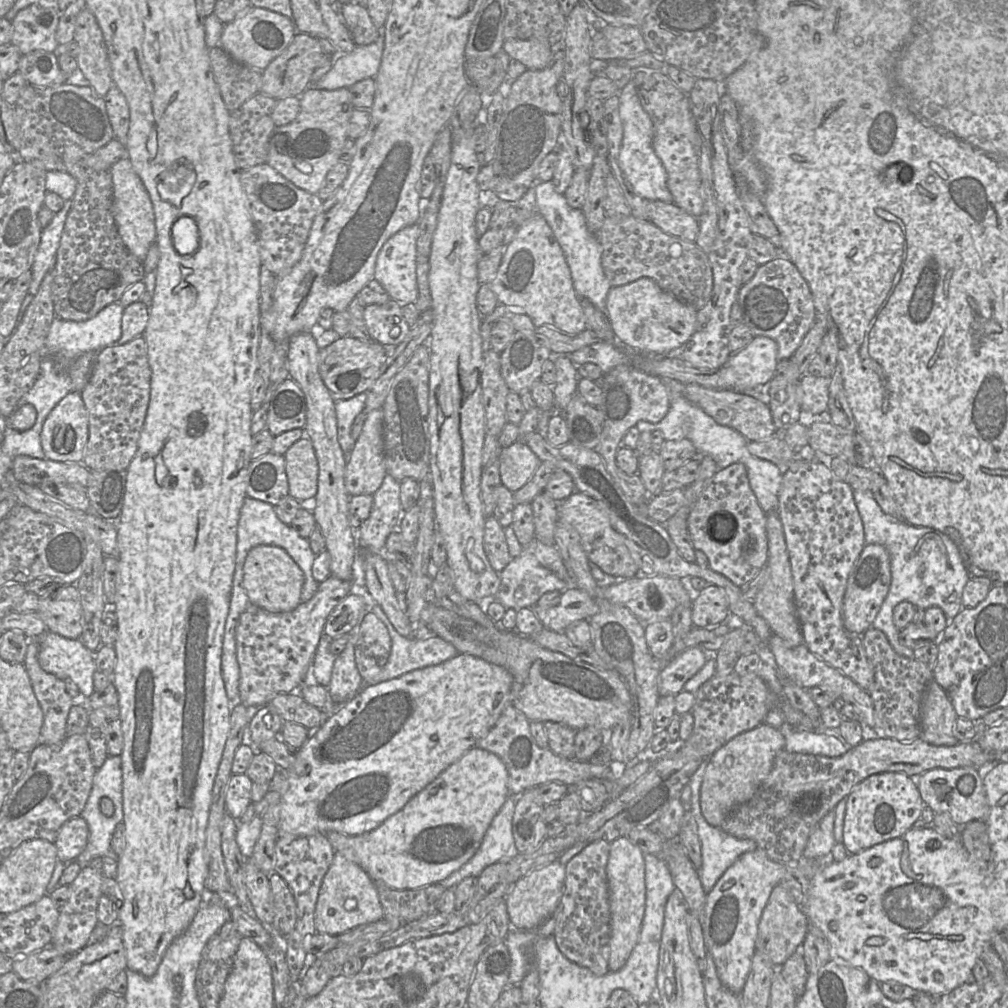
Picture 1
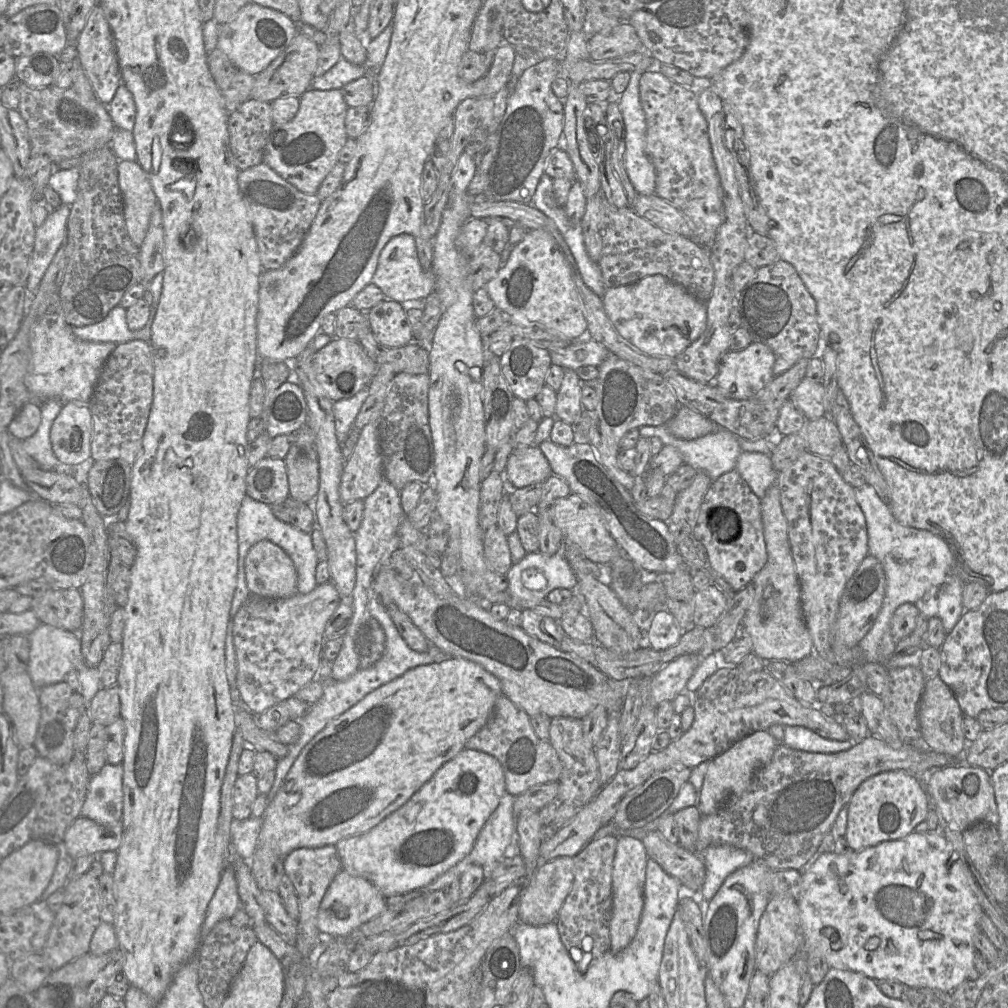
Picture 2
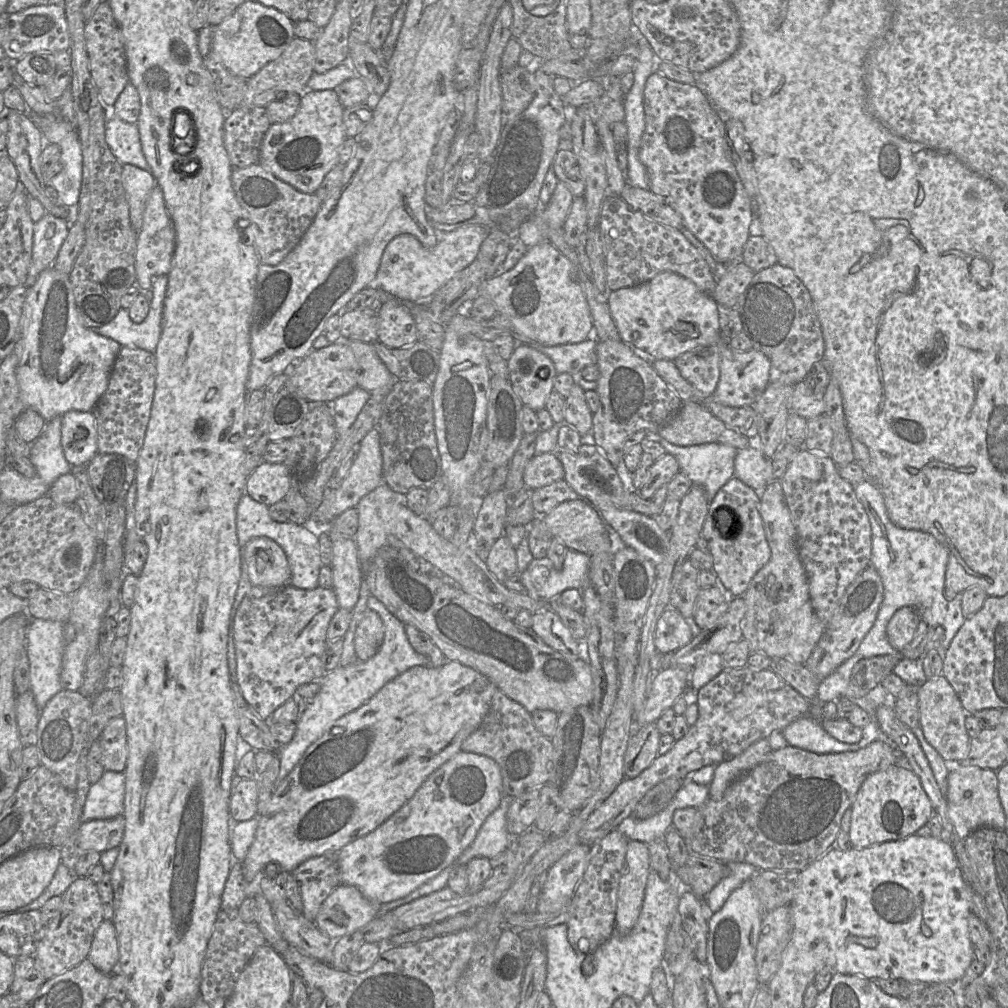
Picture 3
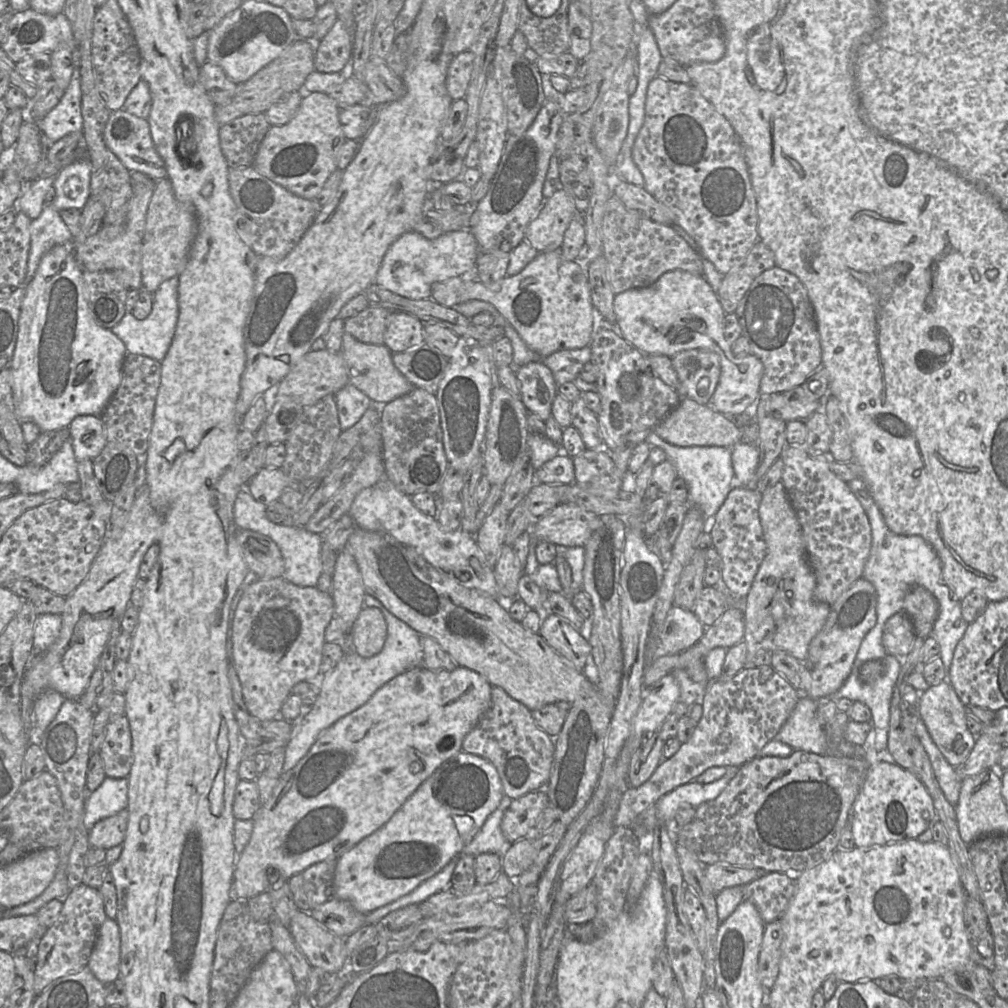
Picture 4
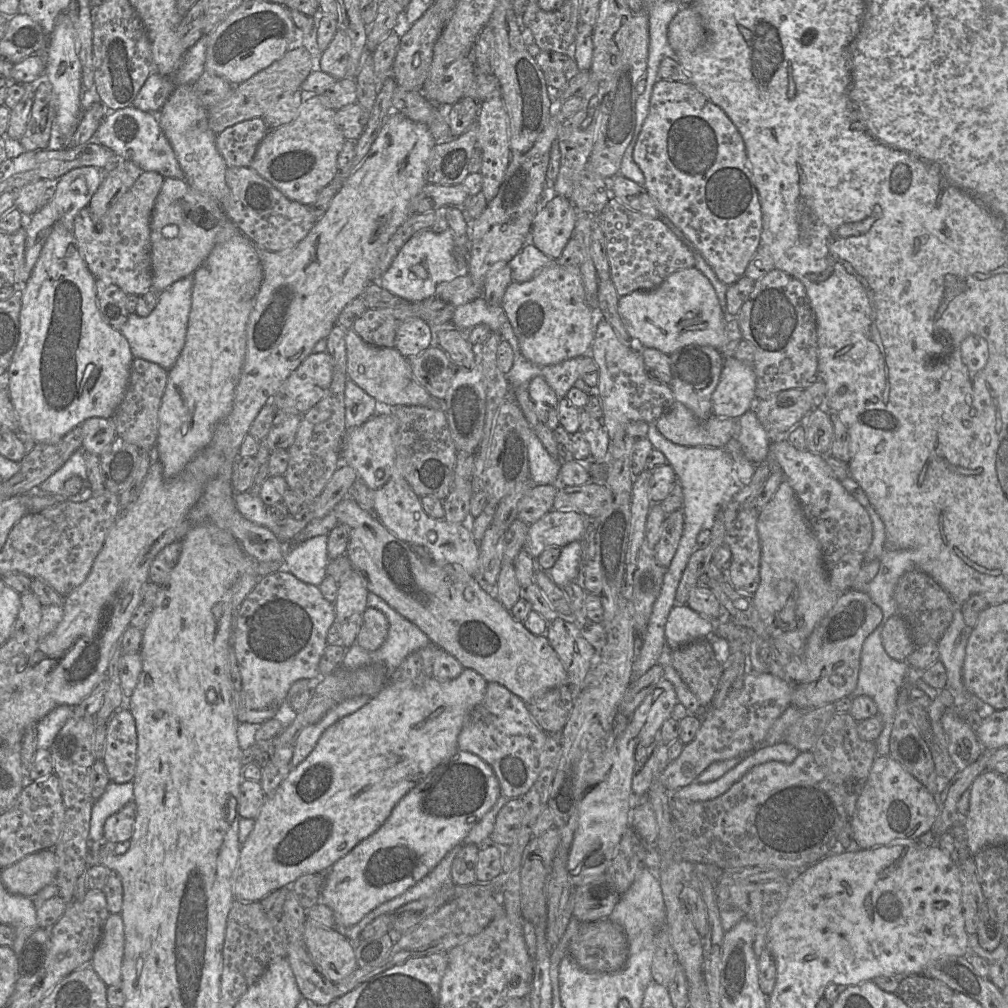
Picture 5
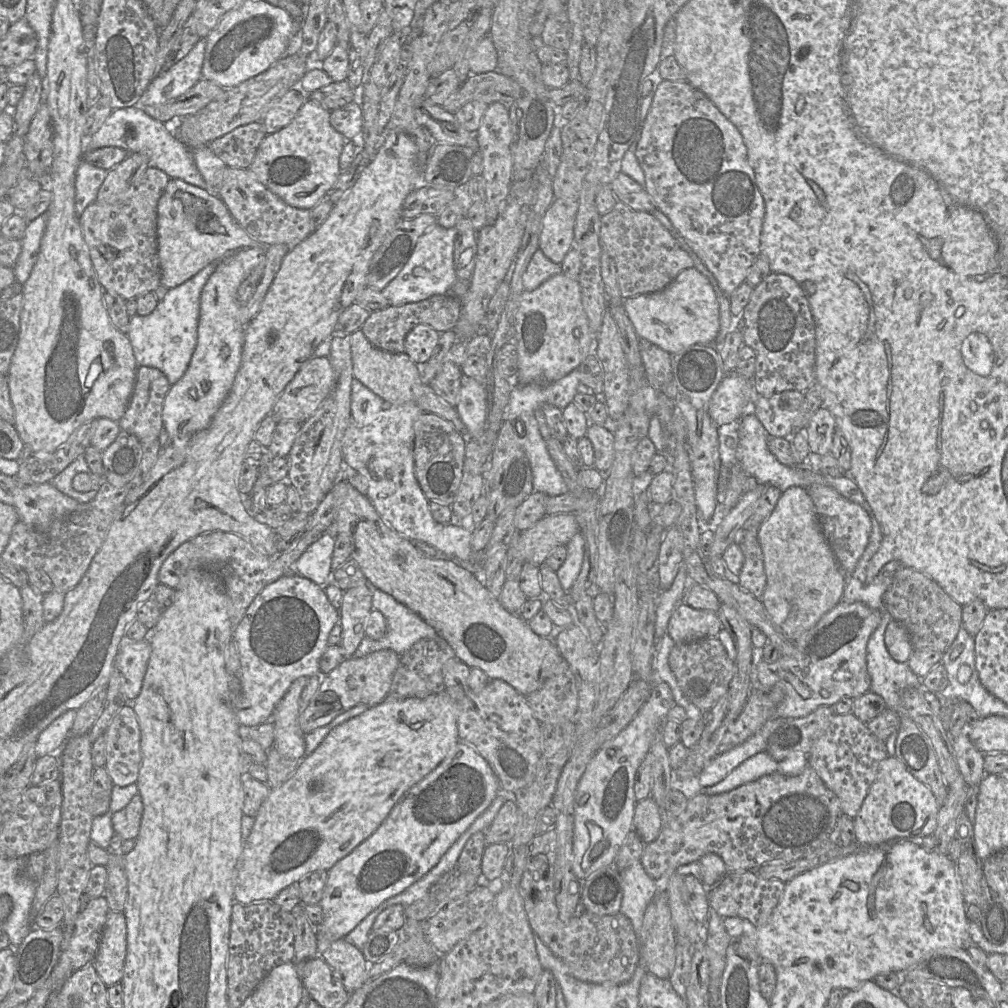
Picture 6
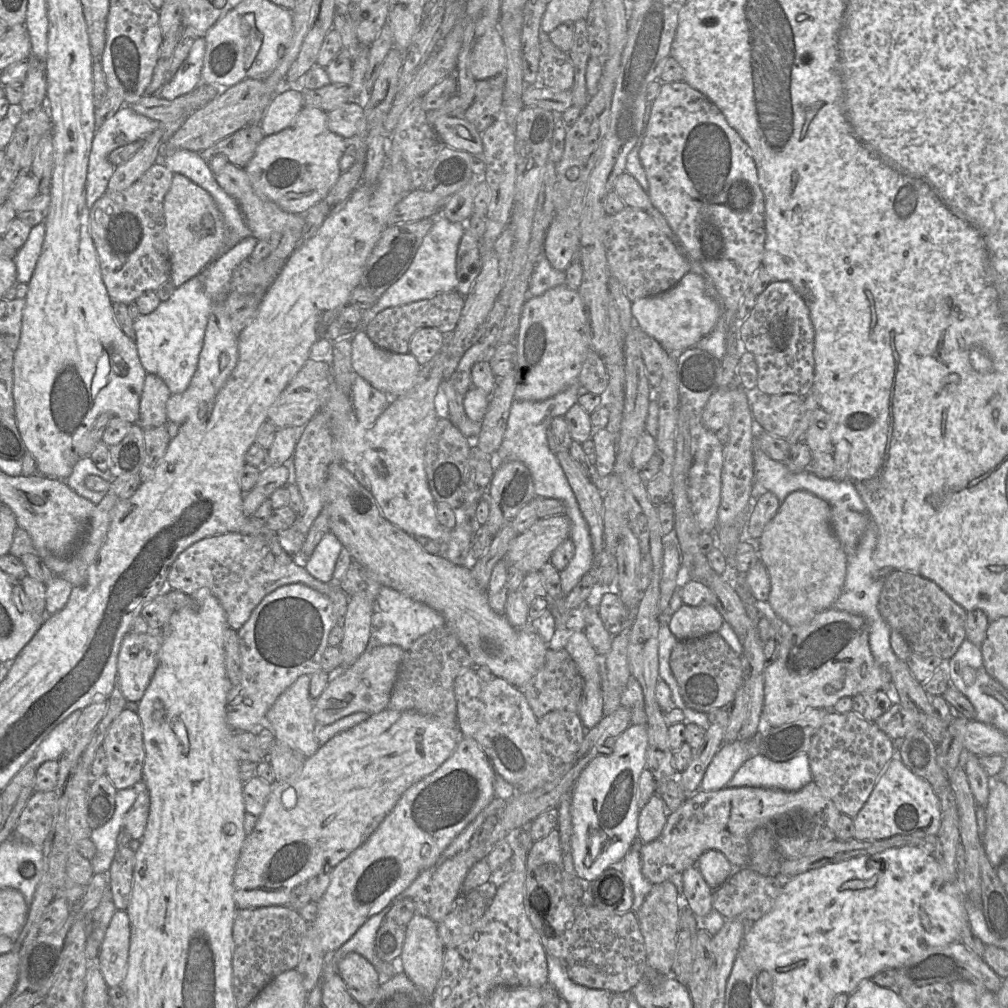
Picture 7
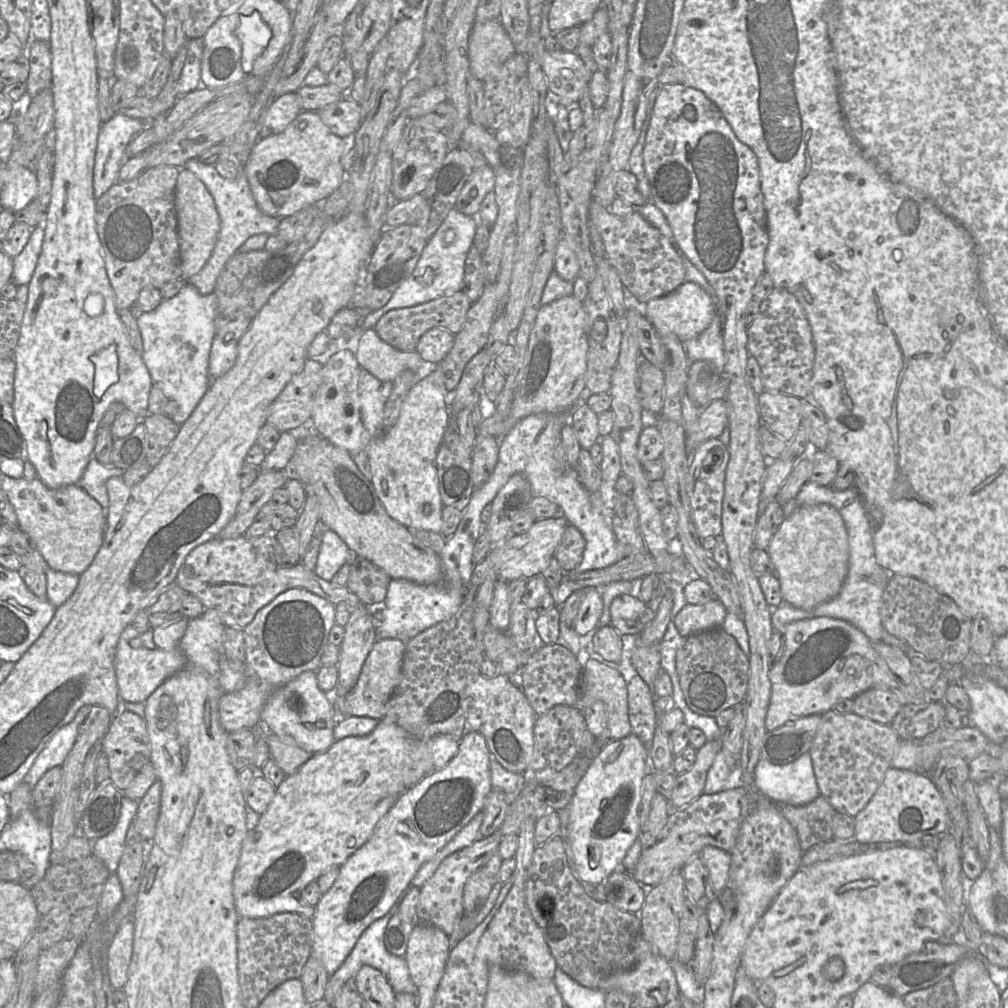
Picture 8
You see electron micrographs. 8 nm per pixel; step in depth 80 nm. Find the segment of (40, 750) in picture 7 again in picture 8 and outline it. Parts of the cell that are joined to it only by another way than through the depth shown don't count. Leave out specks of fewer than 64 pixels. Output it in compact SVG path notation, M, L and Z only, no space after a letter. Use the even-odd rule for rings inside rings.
M89 705L81 707L73 720L61 727L48 741L24 779L29 786L34 787L49 769L56 766L61 767L75 743L79 726L91 708L92 706Z

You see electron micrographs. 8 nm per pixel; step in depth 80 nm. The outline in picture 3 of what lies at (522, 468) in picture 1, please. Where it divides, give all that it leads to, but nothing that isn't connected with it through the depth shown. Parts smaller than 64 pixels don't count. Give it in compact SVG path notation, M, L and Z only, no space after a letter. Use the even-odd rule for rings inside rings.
M554 452L536 454L524 470L526 488L535 490L564 479L564 467Z

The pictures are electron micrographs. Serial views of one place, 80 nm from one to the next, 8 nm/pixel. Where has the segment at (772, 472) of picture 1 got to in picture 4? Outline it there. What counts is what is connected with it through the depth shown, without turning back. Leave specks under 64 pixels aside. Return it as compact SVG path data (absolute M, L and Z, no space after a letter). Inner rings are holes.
M738 442L730 449L732 467L737 482L743 487L756 489L756 470L760 459L758 445Z

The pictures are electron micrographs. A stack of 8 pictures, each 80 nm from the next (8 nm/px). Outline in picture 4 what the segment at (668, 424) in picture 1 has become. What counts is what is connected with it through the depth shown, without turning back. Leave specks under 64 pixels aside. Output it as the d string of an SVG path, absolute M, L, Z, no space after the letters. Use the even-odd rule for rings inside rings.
M652 430L646 441L650 446L658 446L664 450L667 459L676 469L677 477L682 478L687 484L688 503L697 506L705 520L712 519L733 488L735 474L732 467L731 449L719 446L676 446L666 442Z

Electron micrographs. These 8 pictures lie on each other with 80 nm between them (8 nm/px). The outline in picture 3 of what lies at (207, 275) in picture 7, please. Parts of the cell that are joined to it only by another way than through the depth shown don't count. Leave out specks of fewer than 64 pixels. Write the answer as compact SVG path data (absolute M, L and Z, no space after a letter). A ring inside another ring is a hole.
M158 276L152 283L153 300L142 323L134 323L128 310L121 308L107 324L95 329L104 337L111 338L122 347L139 348L154 353L162 332L164 299L168 277Z

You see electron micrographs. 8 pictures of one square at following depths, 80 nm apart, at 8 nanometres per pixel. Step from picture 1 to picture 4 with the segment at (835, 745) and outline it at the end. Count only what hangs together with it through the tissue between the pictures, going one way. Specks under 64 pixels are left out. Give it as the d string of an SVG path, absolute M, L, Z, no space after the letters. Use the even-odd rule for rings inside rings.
M801 695L791 715L773 739L786 743L794 750L828 754L825 728L817 717L819 704L819 701Z

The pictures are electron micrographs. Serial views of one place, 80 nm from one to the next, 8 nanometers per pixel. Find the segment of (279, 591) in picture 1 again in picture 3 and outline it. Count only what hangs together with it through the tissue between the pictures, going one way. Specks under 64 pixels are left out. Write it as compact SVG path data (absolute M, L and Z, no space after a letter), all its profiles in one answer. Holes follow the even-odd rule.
M268 537L251 539L241 549L241 558L247 565L247 573L253 586L276 588L290 584L291 569L283 549Z

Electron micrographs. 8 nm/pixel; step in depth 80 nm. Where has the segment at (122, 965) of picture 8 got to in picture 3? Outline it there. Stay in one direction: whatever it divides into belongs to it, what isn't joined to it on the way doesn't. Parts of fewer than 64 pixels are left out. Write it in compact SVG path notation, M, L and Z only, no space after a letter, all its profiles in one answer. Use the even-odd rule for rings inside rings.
M103 919L95 931L87 958L106 975L118 972L119 947L113 921Z

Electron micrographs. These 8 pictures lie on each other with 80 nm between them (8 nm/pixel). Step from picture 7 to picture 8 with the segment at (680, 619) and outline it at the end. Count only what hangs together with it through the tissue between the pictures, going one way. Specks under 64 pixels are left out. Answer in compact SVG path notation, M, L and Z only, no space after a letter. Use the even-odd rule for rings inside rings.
M713 598L704 604L686 604L672 619L678 632L684 638L702 631L722 626L727 611L723 604Z

